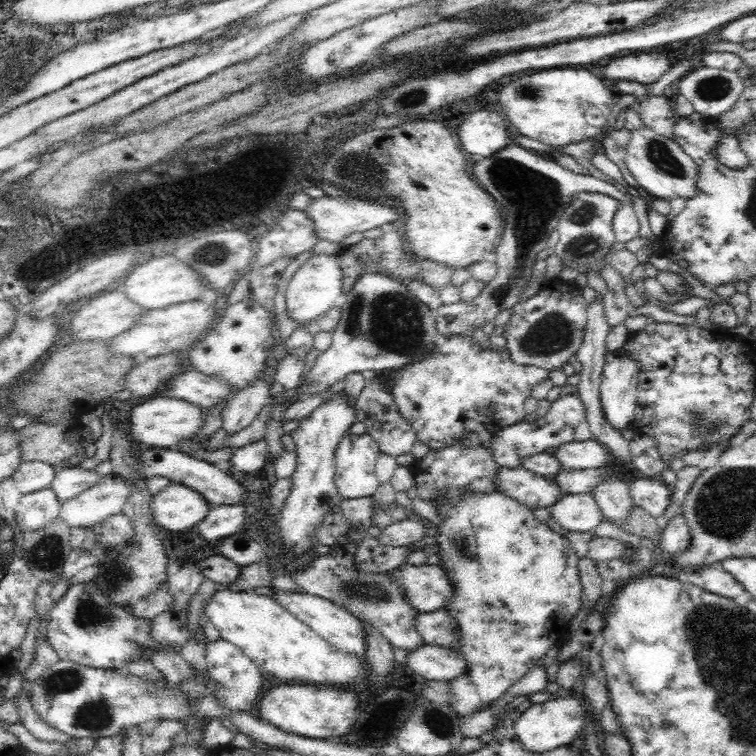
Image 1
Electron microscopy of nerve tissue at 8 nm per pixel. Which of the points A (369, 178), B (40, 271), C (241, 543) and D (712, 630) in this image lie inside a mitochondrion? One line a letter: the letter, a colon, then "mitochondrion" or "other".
A: mitochondrion
B: other
C: other
D: mitochondrion

